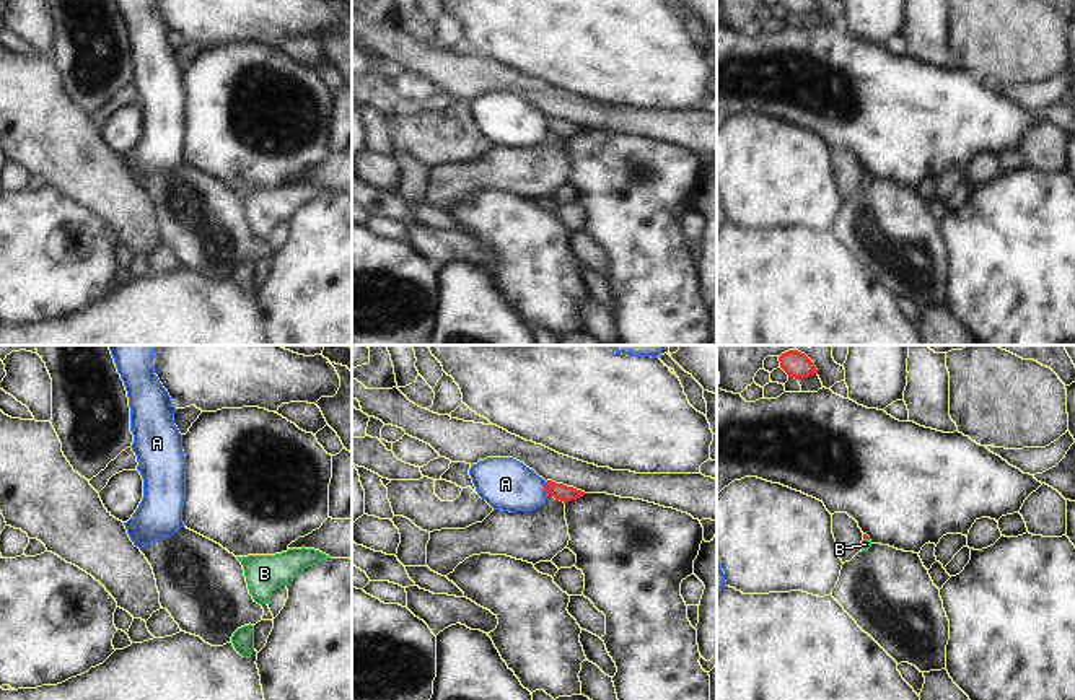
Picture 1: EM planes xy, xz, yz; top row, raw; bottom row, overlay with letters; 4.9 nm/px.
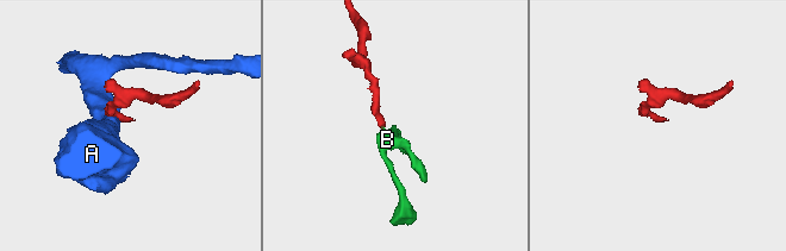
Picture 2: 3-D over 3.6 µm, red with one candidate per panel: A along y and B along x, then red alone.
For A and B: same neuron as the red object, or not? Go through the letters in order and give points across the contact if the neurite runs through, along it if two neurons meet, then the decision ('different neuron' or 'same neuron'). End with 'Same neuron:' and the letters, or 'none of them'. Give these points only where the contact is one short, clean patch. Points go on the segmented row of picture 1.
A: different neuron
B: way yz (865, 536), (867, 538), (865, 544); same neuron
Same neuron: B

